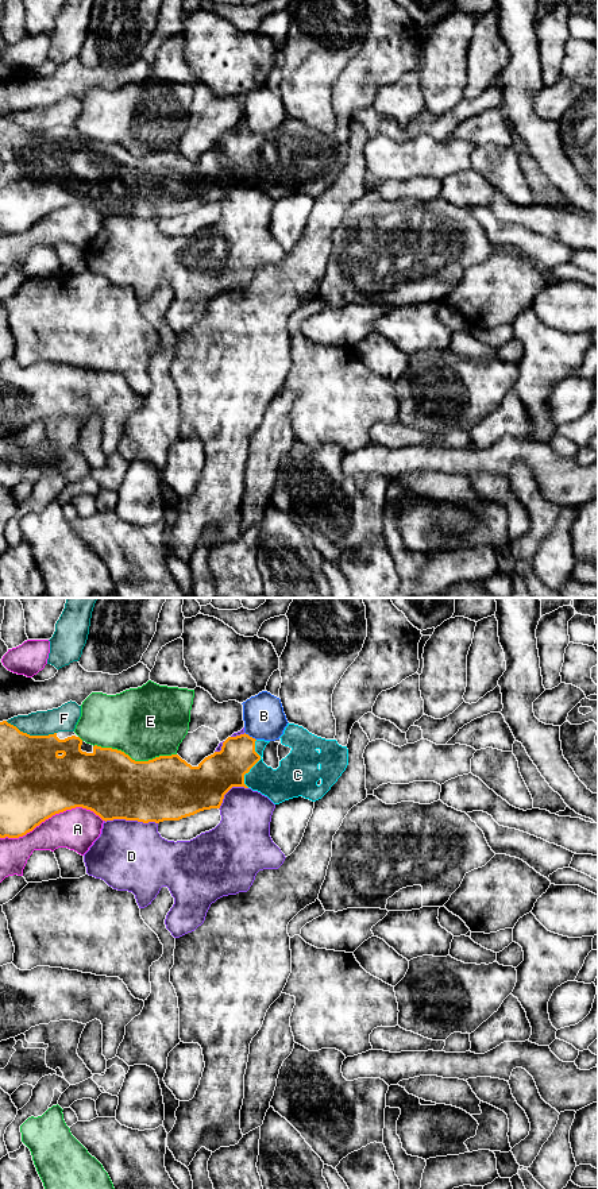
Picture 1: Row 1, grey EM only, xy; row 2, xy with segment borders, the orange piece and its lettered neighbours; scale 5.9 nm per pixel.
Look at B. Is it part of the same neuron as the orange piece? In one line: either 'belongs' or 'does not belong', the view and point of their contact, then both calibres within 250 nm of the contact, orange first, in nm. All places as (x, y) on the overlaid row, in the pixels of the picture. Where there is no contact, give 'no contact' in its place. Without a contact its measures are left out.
does not belong | xy (249, 736) | 220/240 nm

